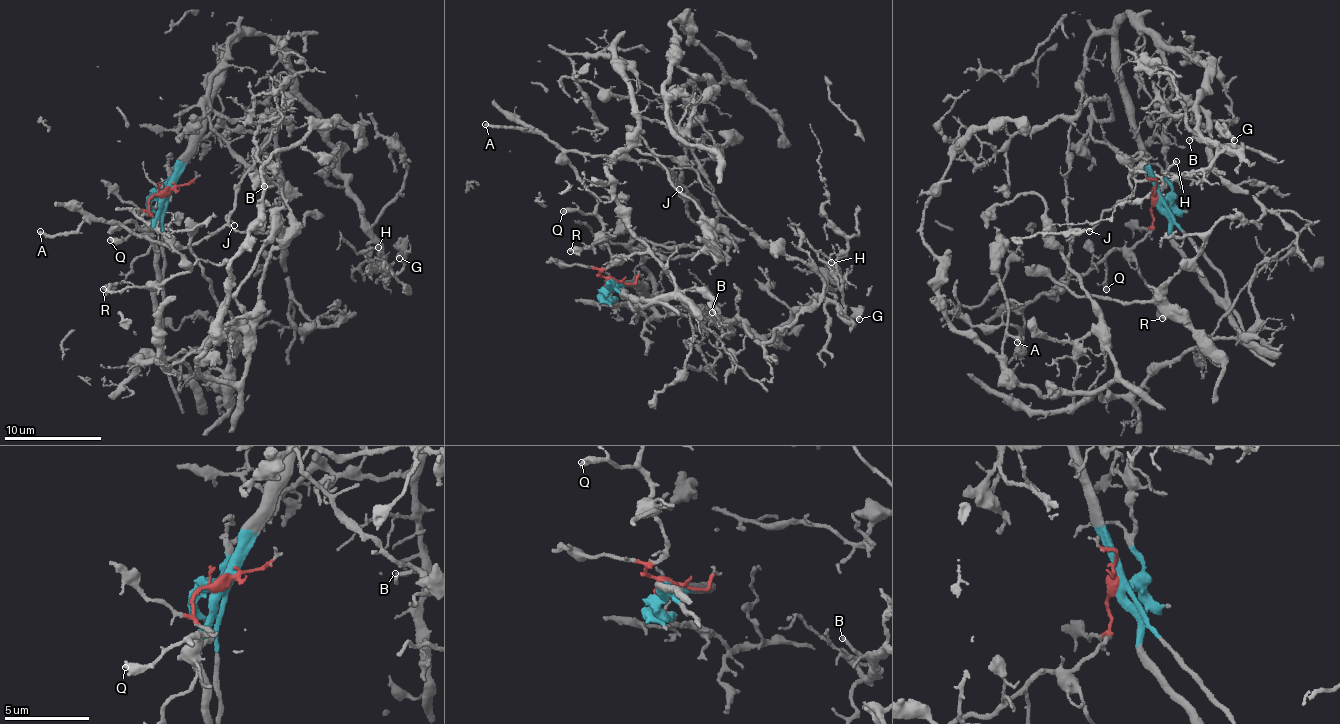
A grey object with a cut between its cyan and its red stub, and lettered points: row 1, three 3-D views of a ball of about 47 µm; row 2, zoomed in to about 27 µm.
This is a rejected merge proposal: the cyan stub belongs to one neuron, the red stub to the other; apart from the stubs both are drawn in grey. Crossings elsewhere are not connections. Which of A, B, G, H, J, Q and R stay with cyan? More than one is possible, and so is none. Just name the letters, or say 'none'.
B, G, H

